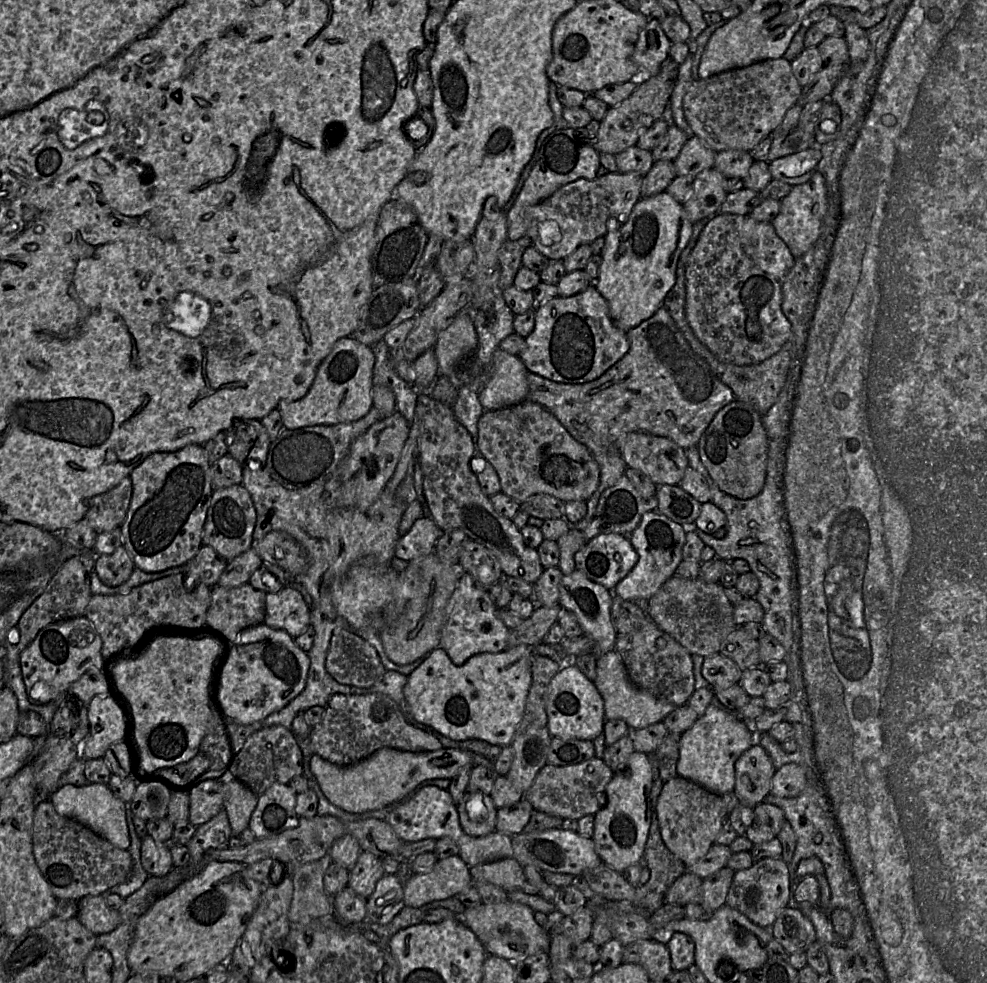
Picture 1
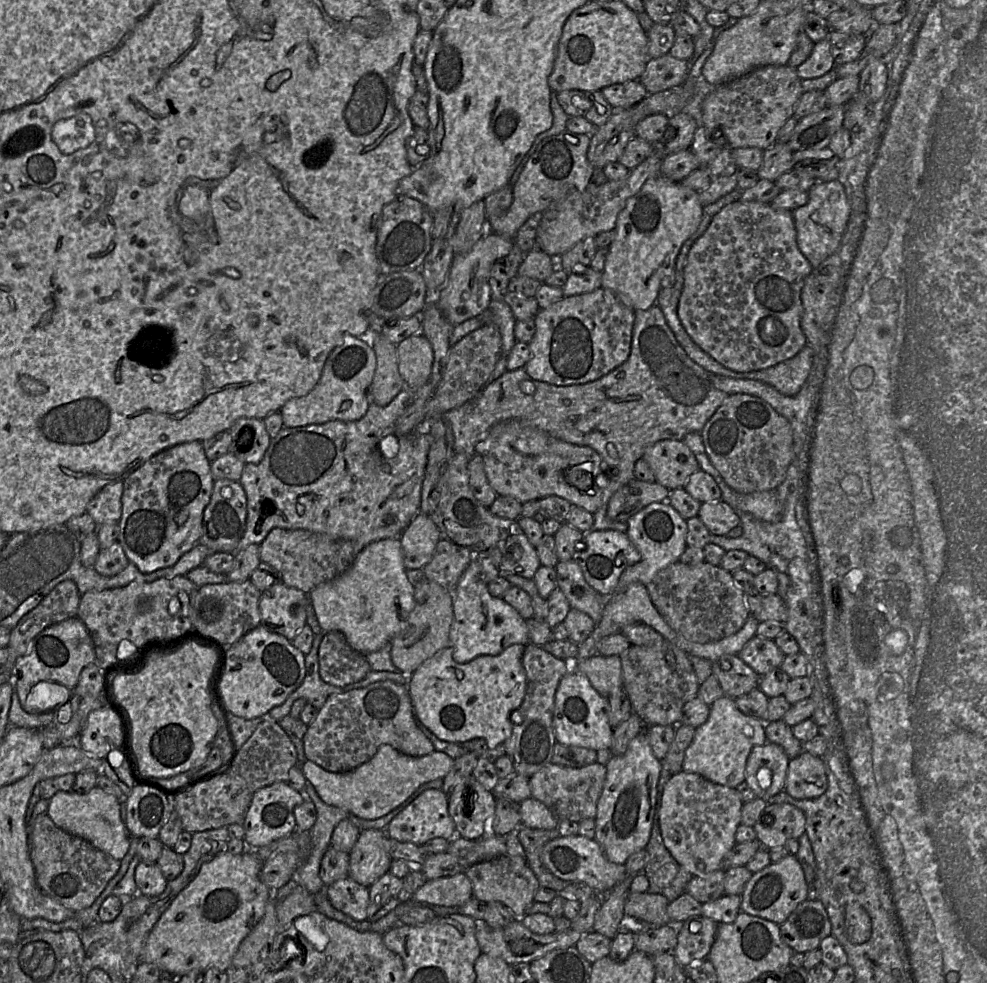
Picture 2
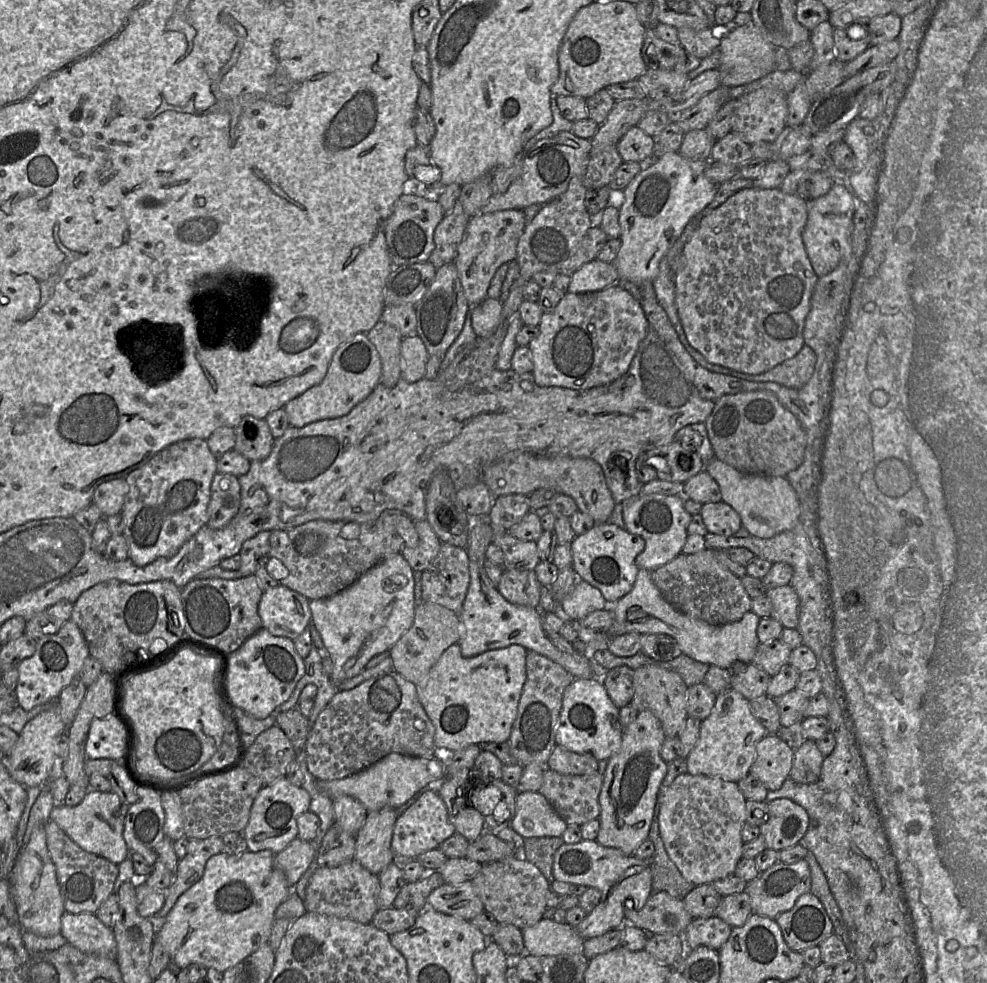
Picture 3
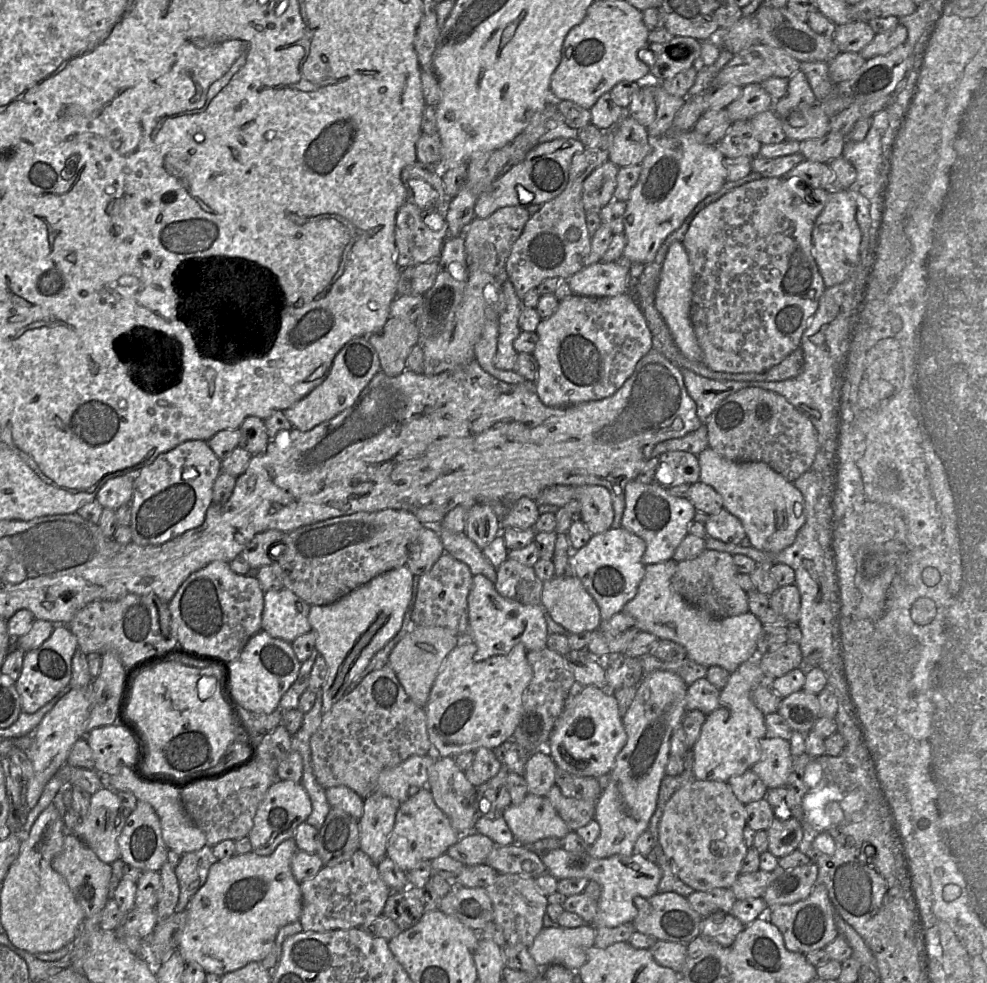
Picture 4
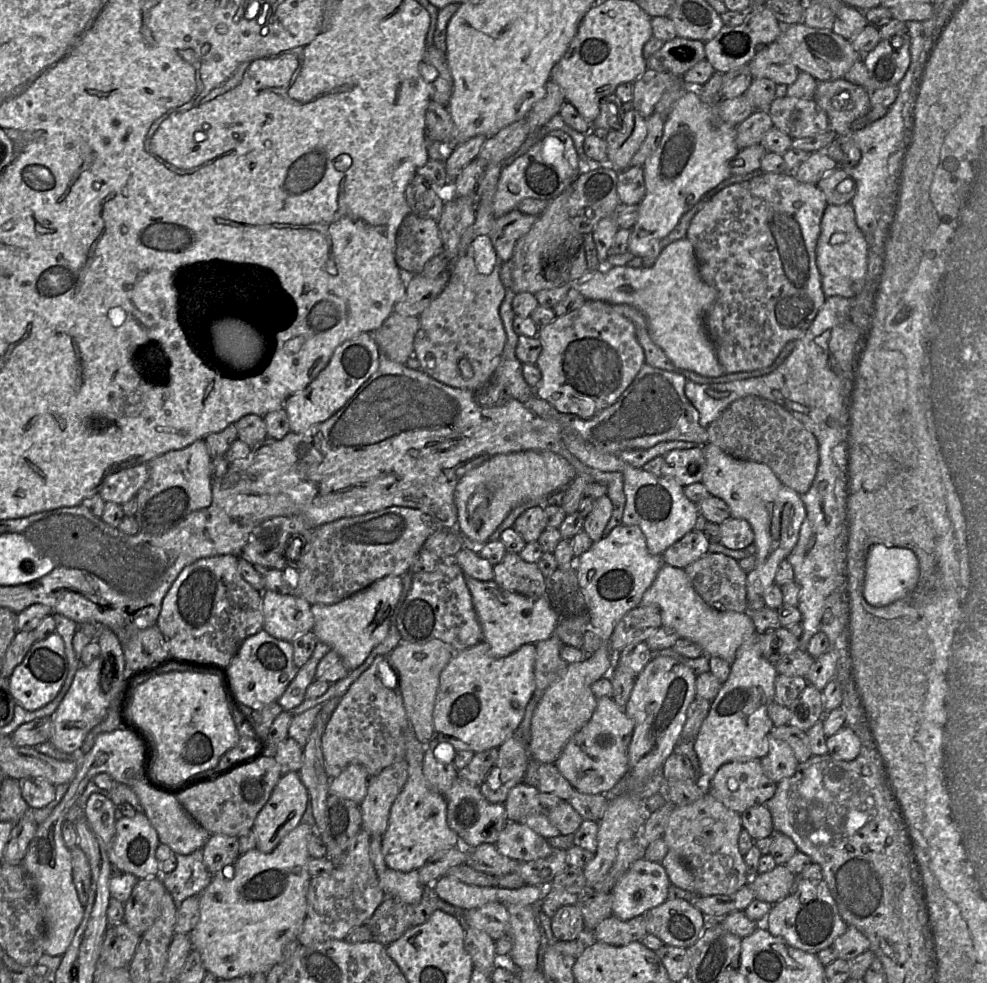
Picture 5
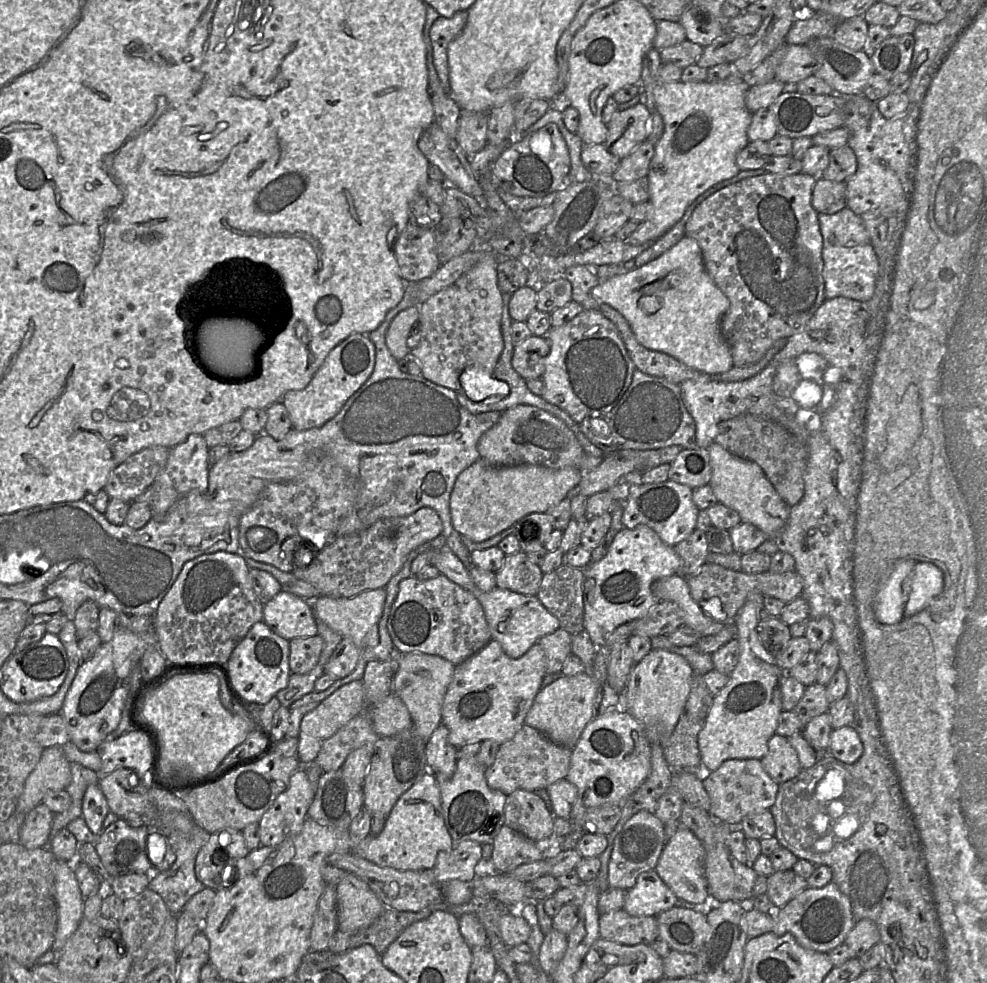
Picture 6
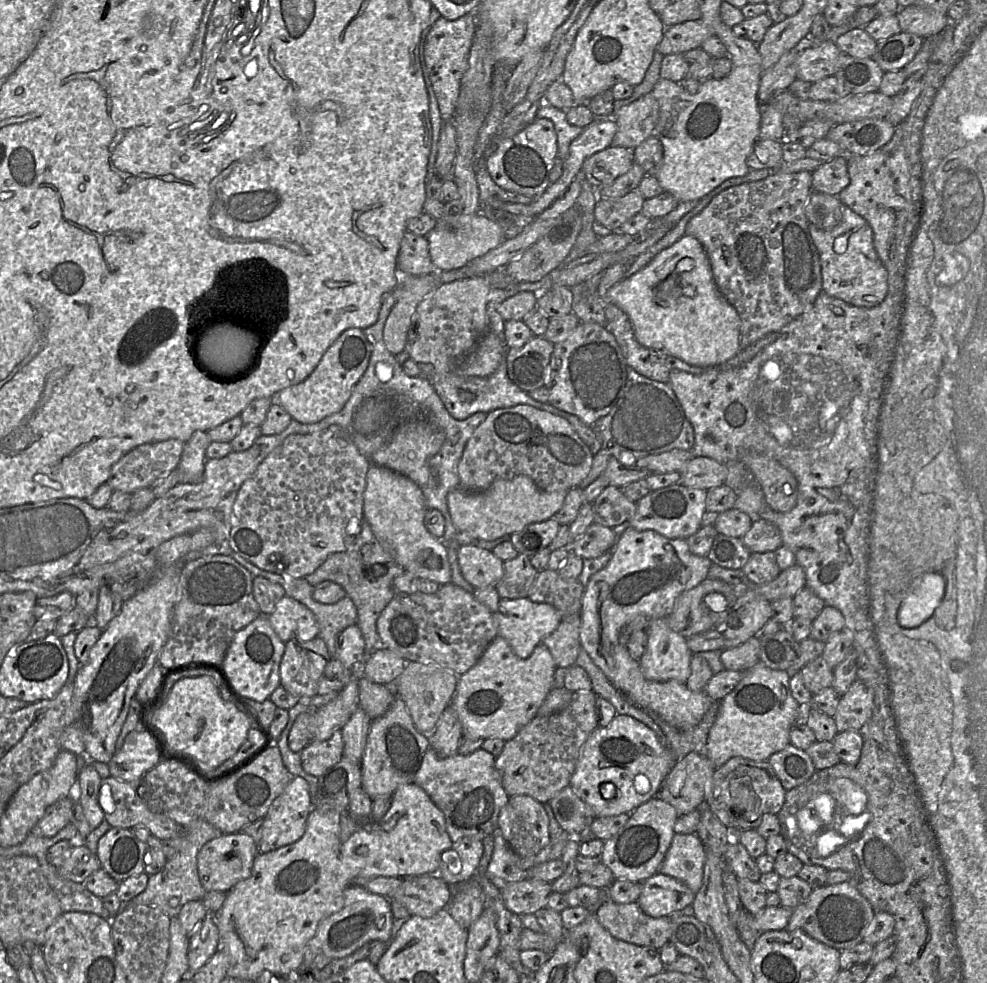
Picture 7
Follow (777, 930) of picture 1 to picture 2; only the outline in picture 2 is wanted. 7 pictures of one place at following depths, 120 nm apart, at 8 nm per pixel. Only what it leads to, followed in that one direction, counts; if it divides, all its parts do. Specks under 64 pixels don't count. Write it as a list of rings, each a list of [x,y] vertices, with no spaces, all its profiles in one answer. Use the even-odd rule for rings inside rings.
[[[815,897],[798,904],[779,926],[783,941],[800,953],[819,948],[821,940],[831,935],[827,911]]]

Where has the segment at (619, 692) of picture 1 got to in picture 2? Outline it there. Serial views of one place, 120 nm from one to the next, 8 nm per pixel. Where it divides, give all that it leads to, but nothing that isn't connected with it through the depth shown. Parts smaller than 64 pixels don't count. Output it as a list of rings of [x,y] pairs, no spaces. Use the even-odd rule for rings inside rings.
[[[594,655],[578,660],[575,671],[585,674],[592,686],[604,697],[623,687],[621,659],[618,655]]]

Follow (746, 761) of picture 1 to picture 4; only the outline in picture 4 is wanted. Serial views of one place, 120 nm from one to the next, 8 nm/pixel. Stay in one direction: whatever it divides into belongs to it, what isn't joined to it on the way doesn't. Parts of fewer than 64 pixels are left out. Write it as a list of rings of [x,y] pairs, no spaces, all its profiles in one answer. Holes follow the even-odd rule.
[[[781,738],[761,741],[762,757],[750,769],[759,776],[768,789],[783,786],[793,767],[790,743]]]

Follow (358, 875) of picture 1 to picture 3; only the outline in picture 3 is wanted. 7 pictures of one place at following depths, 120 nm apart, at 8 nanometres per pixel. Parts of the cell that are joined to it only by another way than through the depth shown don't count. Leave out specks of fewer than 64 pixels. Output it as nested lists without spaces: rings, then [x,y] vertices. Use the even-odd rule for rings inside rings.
[[[391,807],[368,811],[356,835],[355,859],[376,875],[397,859],[391,847],[397,818],[397,810]]]

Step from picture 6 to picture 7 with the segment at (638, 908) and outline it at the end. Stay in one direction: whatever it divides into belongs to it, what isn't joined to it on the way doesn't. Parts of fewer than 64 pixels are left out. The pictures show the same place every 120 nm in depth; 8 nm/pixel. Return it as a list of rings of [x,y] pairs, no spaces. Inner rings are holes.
[[[658,872],[643,881],[637,903],[645,914],[660,918],[679,914],[692,905],[694,898],[695,894],[683,882]]]

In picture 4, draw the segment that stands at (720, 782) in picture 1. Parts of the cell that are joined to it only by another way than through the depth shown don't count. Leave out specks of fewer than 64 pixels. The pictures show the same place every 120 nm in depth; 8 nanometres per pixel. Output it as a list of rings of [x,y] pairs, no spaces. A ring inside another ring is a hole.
[[[758,658],[743,662],[737,670],[730,674],[727,685],[721,690],[717,708],[707,715],[700,736],[694,744],[693,774],[695,779],[703,781],[727,782],[733,776],[742,775],[762,757],[761,741],[766,738],[765,715],[752,701],[752,691],[766,679]]]

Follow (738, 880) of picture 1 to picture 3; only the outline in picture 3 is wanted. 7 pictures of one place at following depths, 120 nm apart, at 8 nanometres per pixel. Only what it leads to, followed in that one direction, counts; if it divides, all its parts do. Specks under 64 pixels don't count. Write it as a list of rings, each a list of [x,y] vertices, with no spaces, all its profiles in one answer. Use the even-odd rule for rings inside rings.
[[[804,859],[785,864],[778,861],[775,865],[748,882],[745,892],[750,896],[754,914],[766,916],[772,919],[786,911],[791,910],[800,896],[808,893],[811,889],[810,868]]]

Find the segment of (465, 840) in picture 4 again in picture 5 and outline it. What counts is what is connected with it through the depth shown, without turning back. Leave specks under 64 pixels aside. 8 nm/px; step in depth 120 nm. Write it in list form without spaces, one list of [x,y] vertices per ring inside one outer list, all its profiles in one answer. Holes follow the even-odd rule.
[[[482,843],[476,847],[467,847],[466,864],[478,871],[493,876],[517,873],[520,861],[502,855],[495,844]]]

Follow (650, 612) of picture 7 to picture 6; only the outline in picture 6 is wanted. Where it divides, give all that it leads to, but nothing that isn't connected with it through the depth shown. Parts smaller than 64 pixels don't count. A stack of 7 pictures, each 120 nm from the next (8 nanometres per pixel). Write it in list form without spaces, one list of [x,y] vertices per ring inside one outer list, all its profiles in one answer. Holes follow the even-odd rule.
[[[645,524],[635,528],[623,528],[614,537],[606,556],[598,562],[590,562],[583,570],[584,631],[596,648],[607,648],[607,637],[620,625],[647,615],[658,601],[652,593],[652,584],[663,577],[679,574],[681,560],[674,546],[664,543],[657,533]]]

